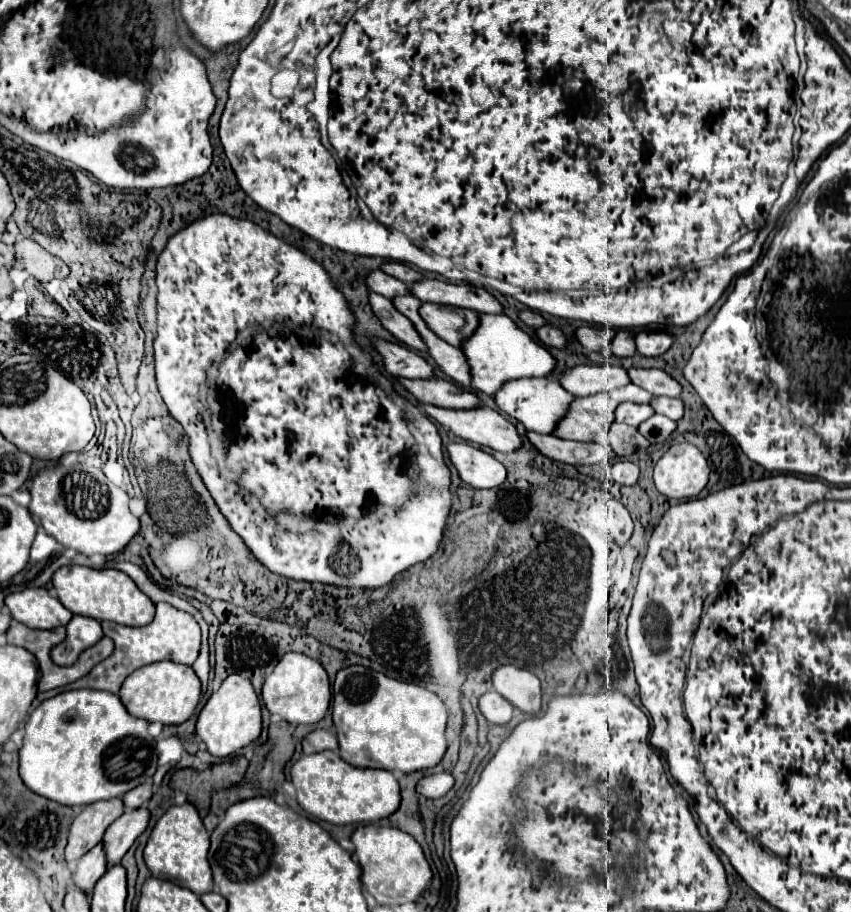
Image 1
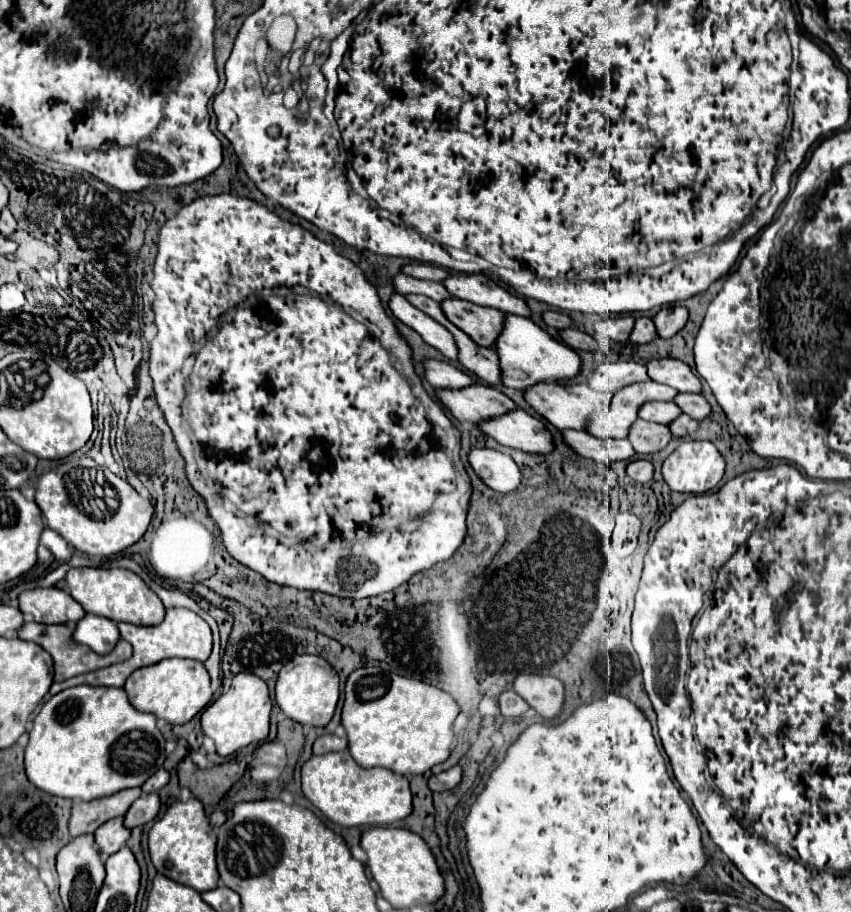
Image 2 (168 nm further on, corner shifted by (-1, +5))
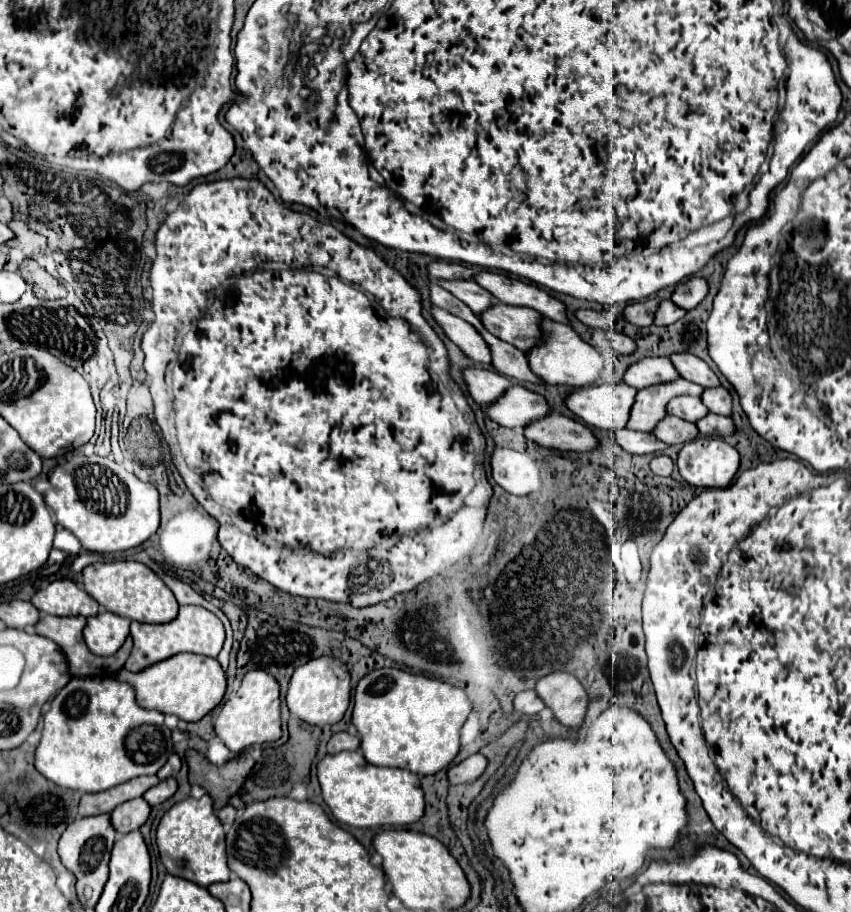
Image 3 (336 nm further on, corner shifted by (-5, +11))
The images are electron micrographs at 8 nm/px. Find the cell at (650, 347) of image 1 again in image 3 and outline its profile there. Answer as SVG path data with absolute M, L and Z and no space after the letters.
M690 277L686 283L678 285L676 291L672 293L672 303L680 305L680 309L690 311L694 309L708 293L708 285L700 277Z

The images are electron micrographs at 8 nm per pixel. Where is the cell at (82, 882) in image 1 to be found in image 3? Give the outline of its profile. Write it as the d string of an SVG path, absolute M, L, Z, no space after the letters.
M140 797L132 799L128 803L122 803L118 809L110 813L110 823L116 829L116 833L126 835L130 831L140 829L150 815L150 805Z

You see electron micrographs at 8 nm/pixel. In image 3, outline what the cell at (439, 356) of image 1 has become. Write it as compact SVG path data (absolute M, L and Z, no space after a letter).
M470 323L480 335L482 339L486 341L488 349L490 349L490 355L492 355L492 367L508 377L508 379L514 379L514 381L530 381L530 383L542 383L540 379L536 379L536 375L530 373L528 369L528 359L524 357L524 351L492 337L492 333L488 333L480 323Z

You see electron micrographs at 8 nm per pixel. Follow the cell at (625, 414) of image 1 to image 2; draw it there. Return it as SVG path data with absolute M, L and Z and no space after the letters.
M650 401L650 403L644 403L642 409L640 409L640 417L646 419L646 421L654 421L654 423L672 423L674 419L678 419L682 413L680 413L680 407L670 401L670 403L664 403L664 401Z

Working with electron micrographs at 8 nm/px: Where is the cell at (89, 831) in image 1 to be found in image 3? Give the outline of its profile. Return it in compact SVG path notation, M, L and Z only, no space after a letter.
M156 775L136 777L136 779L130 779L128 783L122 783L108 791L102 791L102 793L92 793L92 795L86 793L80 799L78 815L92 817L92 815L100 815L100 813L112 813L112 809L116 809L120 803L142 797L142 793L146 793L150 787L154 787L158 783L160 783L160 779Z

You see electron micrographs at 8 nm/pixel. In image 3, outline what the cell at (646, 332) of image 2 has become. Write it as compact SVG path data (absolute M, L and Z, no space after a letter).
M660 301L656 313L654 313L654 325L672 325L678 319L684 317L684 309L678 309L676 305L672 305L672 301Z

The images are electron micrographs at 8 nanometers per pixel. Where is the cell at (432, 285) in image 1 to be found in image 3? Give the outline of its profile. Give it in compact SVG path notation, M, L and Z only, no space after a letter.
M480 271L474 275L474 279L482 289L494 295L494 299L500 303L530 307L552 321L568 323L564 315L564 305L558 299L550 297L546 291L542 291L538 285L508 277L504 273L494 273L494 271Z

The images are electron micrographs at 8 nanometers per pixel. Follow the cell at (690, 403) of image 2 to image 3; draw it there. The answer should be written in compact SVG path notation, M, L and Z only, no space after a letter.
M710 387L704 389L704 393L700 395L702 403L708 407L708 411L718 413L718 415L730 415L732 409L732 397L724 387Z

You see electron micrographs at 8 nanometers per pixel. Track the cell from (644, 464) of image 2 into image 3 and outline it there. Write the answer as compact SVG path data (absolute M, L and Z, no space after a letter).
M656 455L650 461L650 471L654 475L664 475L666 477L666 475L672 473L672 469L674 469L674 461L670 457L666 457L666 455Z

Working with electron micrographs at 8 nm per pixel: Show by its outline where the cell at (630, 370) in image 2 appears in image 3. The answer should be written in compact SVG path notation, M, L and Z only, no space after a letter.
M644 357L626 369L622 379L634 389L644 389L648 385L674 381L678 379L678 373L668 357Z

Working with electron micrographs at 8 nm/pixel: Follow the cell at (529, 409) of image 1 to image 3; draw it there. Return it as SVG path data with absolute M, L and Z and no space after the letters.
M624 383L588 385L574 389L570 395L566 395L564 403L588 427L616 431L624 429L634 395L636 389Z

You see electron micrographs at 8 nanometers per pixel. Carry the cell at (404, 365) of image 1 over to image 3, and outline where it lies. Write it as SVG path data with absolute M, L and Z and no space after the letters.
M466 367L462 371L462 379L466 383L470 397L478 405L492 403L496 397L500 397L500 393L504 393L504 389L512 387L510 379L484 367Z

